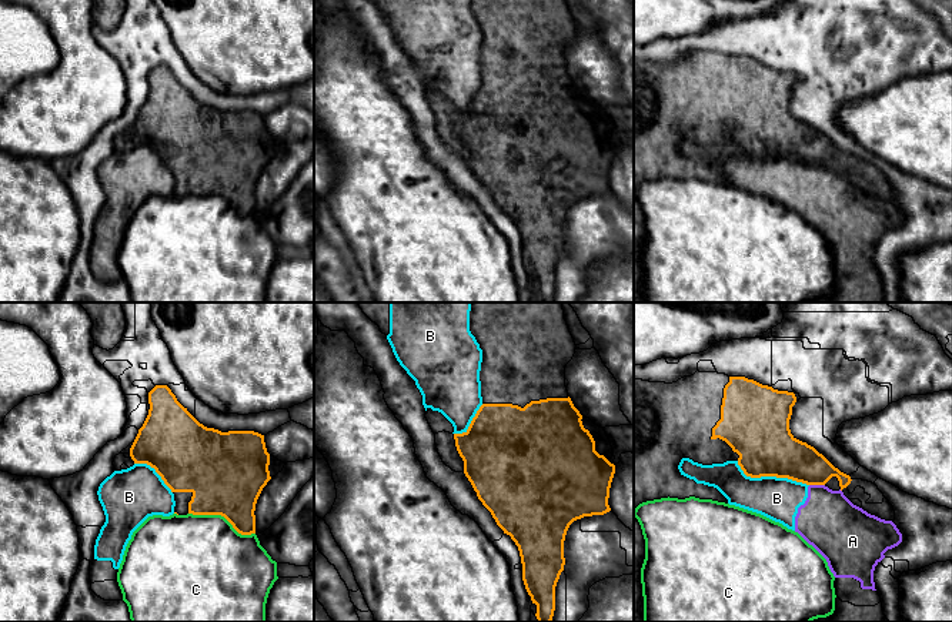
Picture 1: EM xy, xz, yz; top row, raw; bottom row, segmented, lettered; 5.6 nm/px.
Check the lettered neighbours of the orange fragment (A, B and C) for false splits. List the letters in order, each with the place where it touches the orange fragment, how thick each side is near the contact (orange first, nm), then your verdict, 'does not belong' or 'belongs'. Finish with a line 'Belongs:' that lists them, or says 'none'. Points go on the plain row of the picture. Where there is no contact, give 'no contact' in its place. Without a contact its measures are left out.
A: contact yz (817, 164); calibres 240 and 340 nm; does not belong
B: contact yz (771, 156); calibres 340 and 240 nm; does not belong
C: contact xy (221, 196); calibres 440 and 460 nm; does not belong
Belongs: none

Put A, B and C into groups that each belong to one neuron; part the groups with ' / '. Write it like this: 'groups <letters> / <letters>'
groups A B / C

